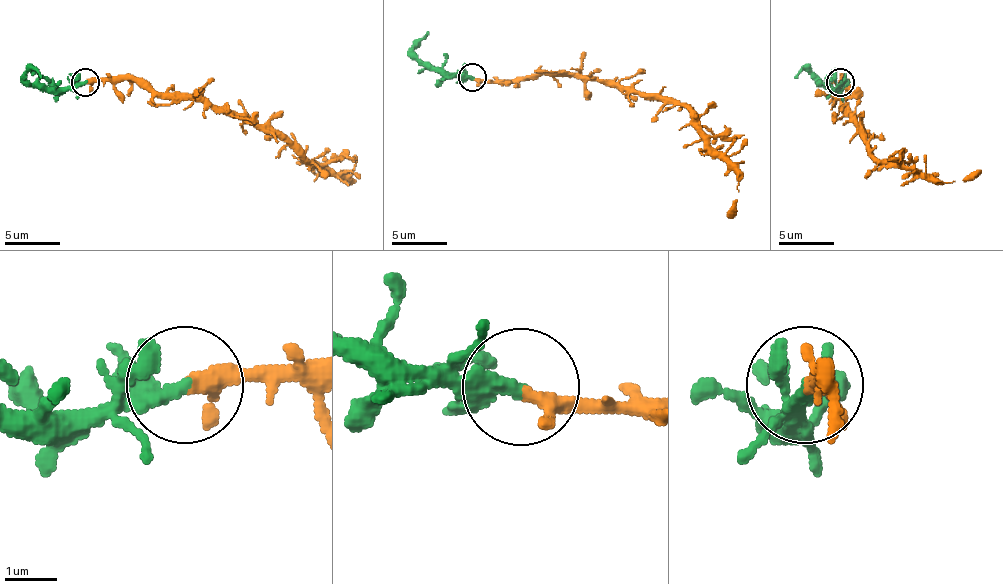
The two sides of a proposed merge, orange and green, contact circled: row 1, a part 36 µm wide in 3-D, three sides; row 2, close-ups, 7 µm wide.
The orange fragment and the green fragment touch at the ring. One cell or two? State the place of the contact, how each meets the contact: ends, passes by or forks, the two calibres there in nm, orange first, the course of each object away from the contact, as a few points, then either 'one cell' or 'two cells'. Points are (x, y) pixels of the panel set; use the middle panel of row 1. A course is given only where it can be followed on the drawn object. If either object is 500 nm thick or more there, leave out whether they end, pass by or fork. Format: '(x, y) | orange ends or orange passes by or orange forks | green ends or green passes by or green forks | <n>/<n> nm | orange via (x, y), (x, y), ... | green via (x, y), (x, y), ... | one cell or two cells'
(472, 77) | orange passes by | green passes by | 240/200 nm | orange via (473, 76), (589, 76), (680, 101), (696, 118), (702, 137), (738, 175), (738, 200), (727, 217) | green via (473, 76), (432, 71), (412, 49), (429, 32) | one cell

